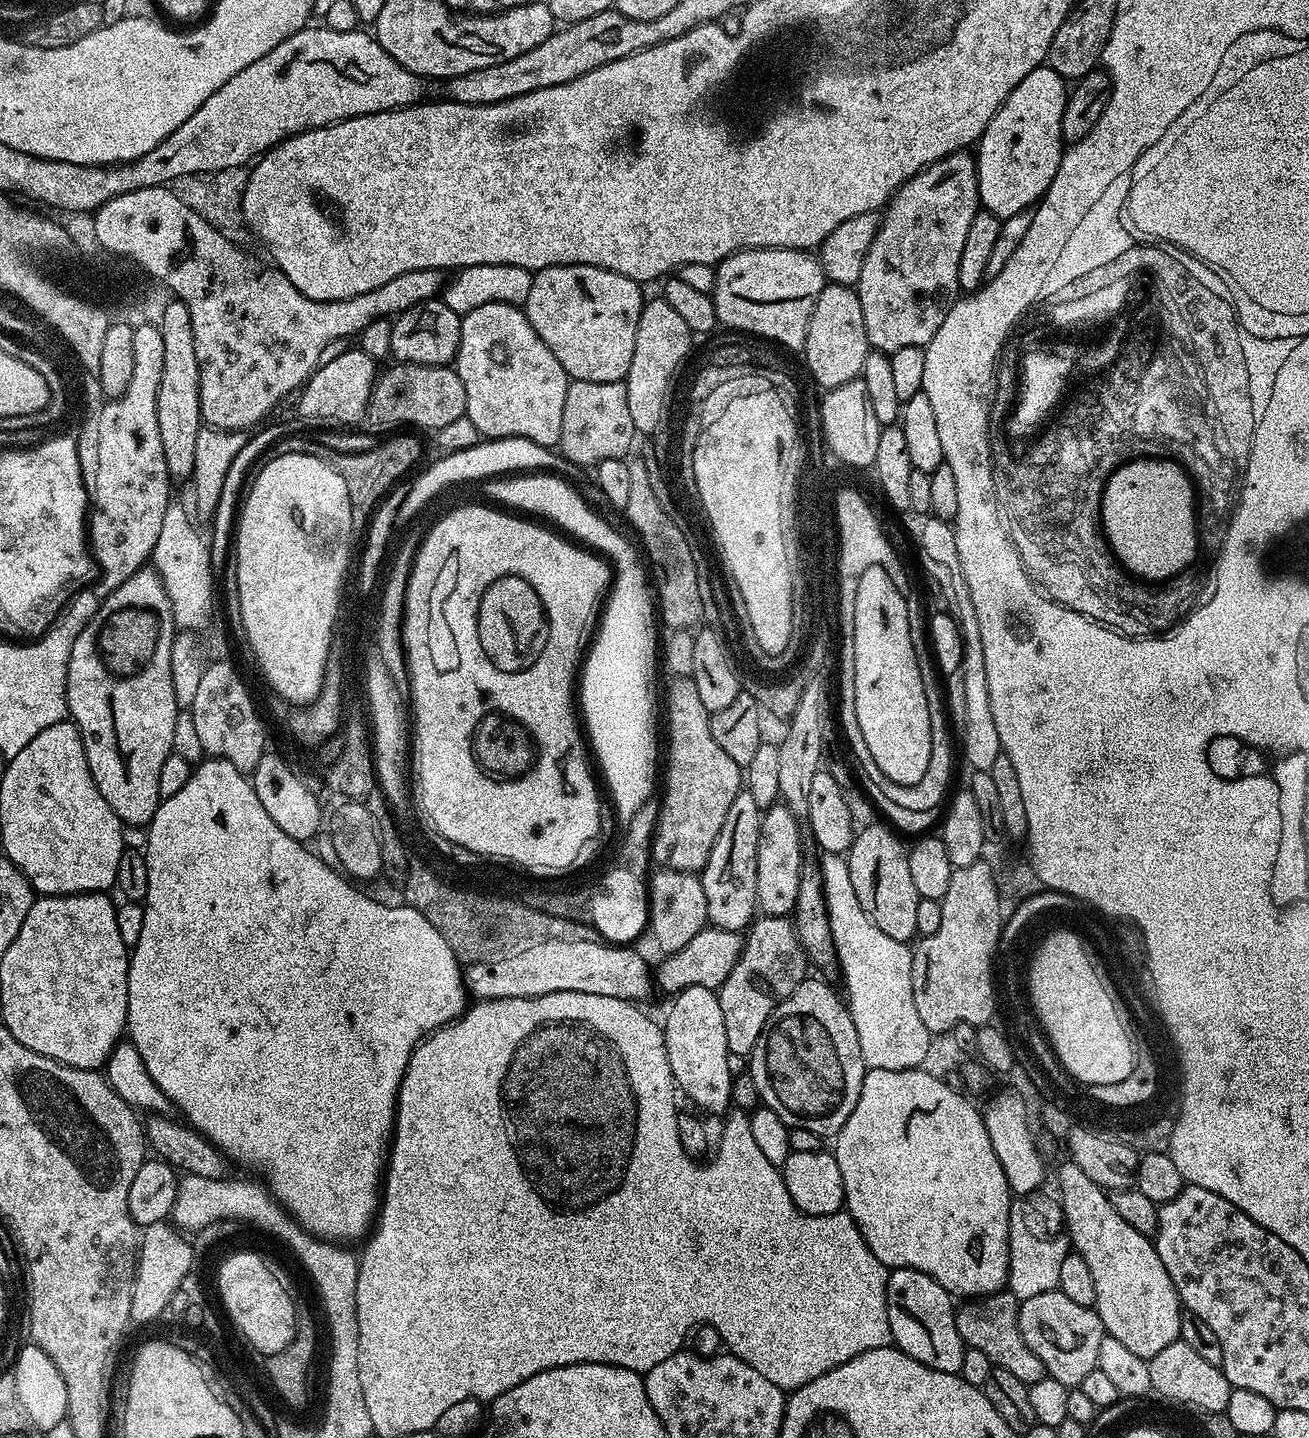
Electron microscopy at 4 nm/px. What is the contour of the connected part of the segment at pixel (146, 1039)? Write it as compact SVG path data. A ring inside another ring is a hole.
M205 758L195 765L182 790L173 796L165 796L161 799L158 810L154 814L152 823L147 825L148 845L142 848L148 867L148 889L143 898L144 917L142 918L142 934L138 942L131 945L130 959L128 961L128 1023L126 1025L126 1036L131 1044L142 1054L142 1062L146 1062L146 1070L154 1082L158 1082L162 1092L170 1098L178 1113L191 1127L195 1128L201 1136L205 1136L211 1144L215 1144L229 1161L237 1160L240 1164L249 1164L252 1168L257 1168L264 1177L263 1183L267 1185L273 1196L280 1201L288 1215L296 1223L300 1224L308 1232L321 1240L331 1242L348 1242L344 1240L356 1240L367 1237L374 1221L378 1215L378 1209L382 1199L382 1177L386 1171L386 1161L390 1151L390 1141L392 1139L392 1130L396 1122L396 1099L400 1093L400 1083L406 1074L406 1066L410 1062L410 1054L416 1049L417 1044L425 1036L436 1031L437 1028L443 1028L445 1024L451 1024L453 1020L460 1019L466 1011L464 996L466 997L466 985L462 975L461 961L457 960L454 950L430 926L430 922L418 910L407 906L400 908L391 908L388 904L379 904L376 900L371 900L360 887L351 879L342 875L335 867L326 865L322 859L316 856L316 853L307 843L290 838L290 834L285 834L283 830L275 824L274 818L266 814L266 809L262 807L262 802L258 802L258 794L252 788L252 781L245 773L238 771L233 764L225 760L215 758Z

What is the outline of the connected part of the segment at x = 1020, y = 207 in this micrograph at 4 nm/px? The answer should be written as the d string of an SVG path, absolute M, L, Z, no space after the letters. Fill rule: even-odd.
M1047 66L1030 70L1030 74L1010 90L974 148L983 211L1008 222L1019 212L1027 213L1044 195L1050 182L1054 182L1054 174L1058 174L1060 159L1066 151L1062 114L1069 91L1064 77Z

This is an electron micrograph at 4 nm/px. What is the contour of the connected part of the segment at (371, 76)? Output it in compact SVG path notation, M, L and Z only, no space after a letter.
M305 26L294 35L288 36L272 51L268 51L258 62L252 62L244 70L219 87L172 134L168 135L152 151L130 164L110 166L110 176L120 182L120 196L134 190L161 187L171 184L184 174L218 172L238 168L251 163L281 141L309 128L324 128L327 124L337 124L339 120L349 120L355 116L365 116L375 112L403 110L421 103L424 96L425 77L406 70L394 58L382 50L375 35L354 32L339 32L323 26Z

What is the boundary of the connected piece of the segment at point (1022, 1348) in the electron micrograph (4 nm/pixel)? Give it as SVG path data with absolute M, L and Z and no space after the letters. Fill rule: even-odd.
M1007 1290L994 1292L990 1296L969 1299L956 1309L958 1334L967 1347L982 1350L982 1354L990 1358L993 1368L1010 1370L1010 1374L1015 1374L1027 1385L1042 1382L1042 1378L1048 1375L1048 1371L1046 1366L1042 1366L1038 1354L1034 1354L1034 1350L1030 1350L1030 1346L1026 1346L1026 1341L1022 1339L1022 1330L1018 1330L1019 1313L1020 1301Z

